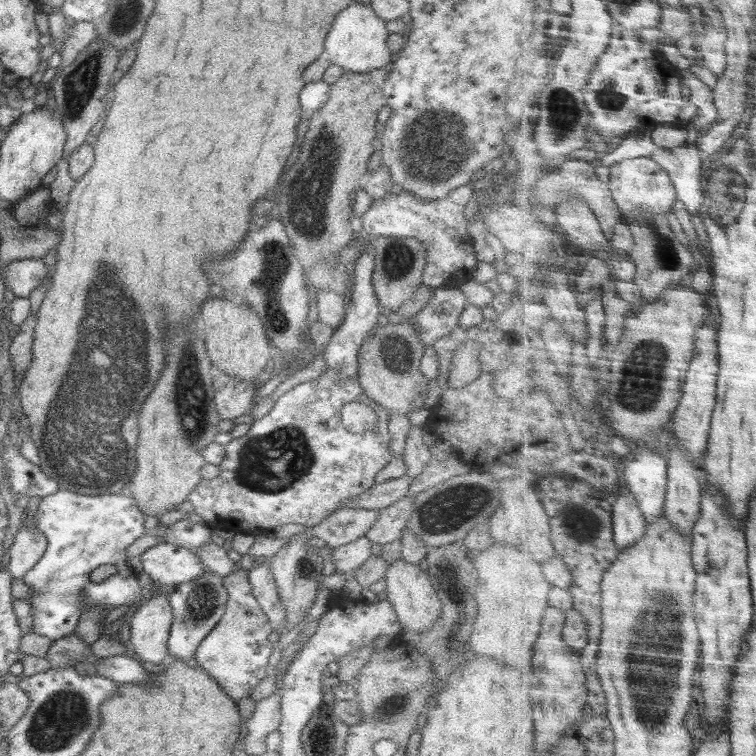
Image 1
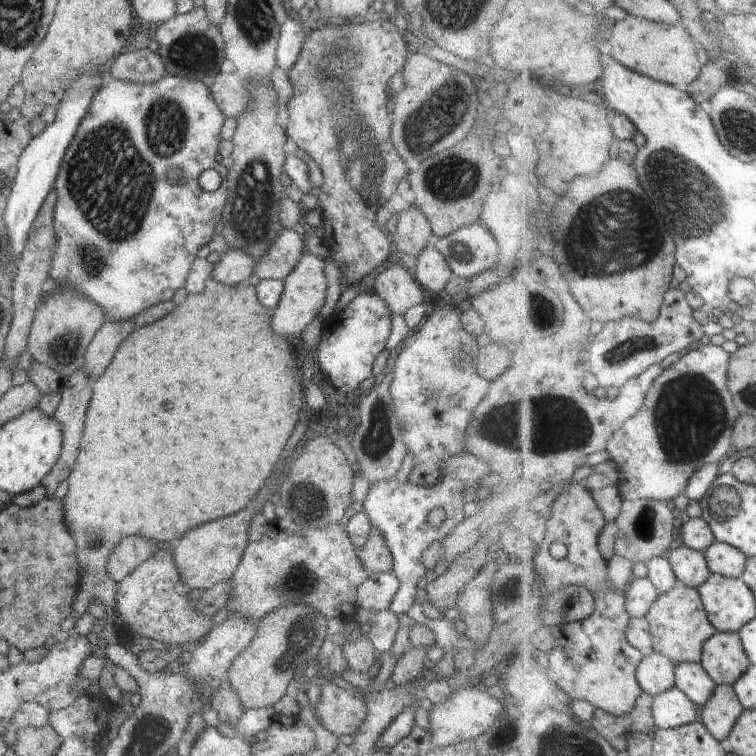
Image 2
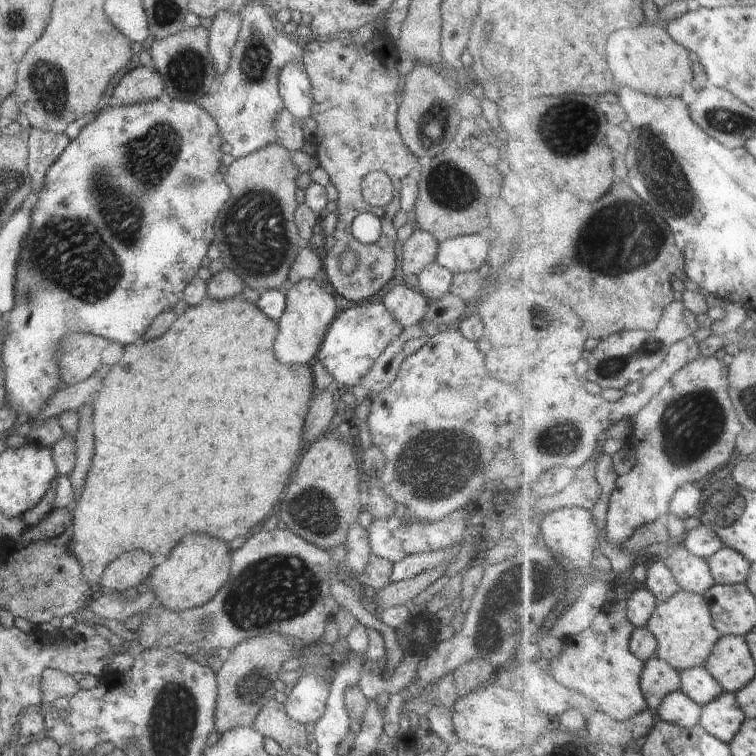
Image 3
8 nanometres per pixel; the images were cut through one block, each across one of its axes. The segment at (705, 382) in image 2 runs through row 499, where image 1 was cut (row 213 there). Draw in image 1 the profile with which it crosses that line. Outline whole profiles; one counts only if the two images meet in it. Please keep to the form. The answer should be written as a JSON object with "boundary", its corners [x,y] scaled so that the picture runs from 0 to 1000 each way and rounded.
{"boundary":[[[852,206],[841,212],[825,212],[810,222],[810,243],[806,241],[808,254],[812,254],[811,262],[815,262],[815,270],[828,280],[860,280],[865,286],[884,286],[894,280],[894,267],[898,265],[897,250],[892,245],[886,229],[873,220],[873,216],[862,208]]]}

